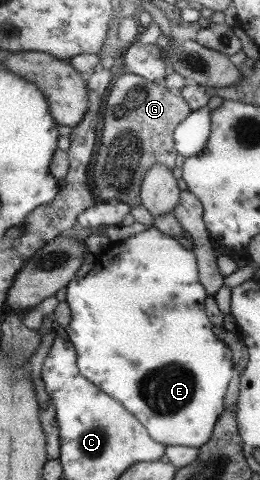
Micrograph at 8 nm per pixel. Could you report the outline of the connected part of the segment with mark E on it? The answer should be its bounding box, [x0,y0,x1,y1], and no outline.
[66,226,232,448]

